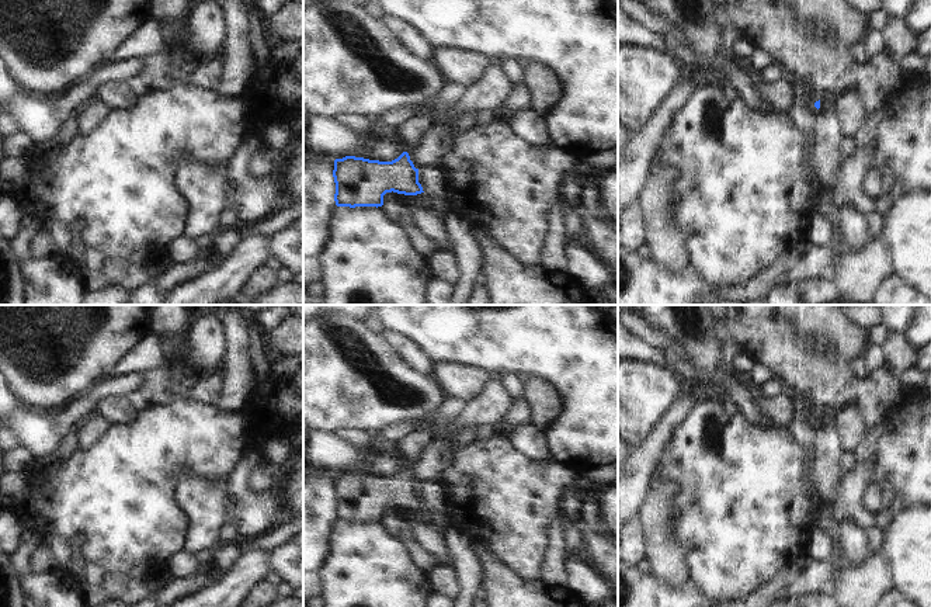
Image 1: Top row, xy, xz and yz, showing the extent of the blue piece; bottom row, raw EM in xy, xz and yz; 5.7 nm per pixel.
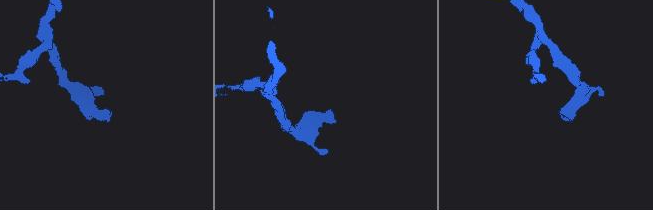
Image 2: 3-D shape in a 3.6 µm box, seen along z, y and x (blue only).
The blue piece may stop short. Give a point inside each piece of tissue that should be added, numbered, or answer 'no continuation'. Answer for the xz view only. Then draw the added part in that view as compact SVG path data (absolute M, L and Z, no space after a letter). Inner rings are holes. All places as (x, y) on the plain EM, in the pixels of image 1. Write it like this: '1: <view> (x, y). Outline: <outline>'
1: xz (489, 406). Outline: M489 381L473 399L465 402L459 415L431 440L418 459L407 466L414 482L435 481L452 462L454 438L463 429L477 429L484 424L500 426L513 402L500 381Z

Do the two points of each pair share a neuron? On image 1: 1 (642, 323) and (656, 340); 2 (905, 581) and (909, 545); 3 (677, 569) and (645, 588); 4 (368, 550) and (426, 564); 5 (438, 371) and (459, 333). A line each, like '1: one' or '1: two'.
1: one
2: one
3: two
4: two
5: two

